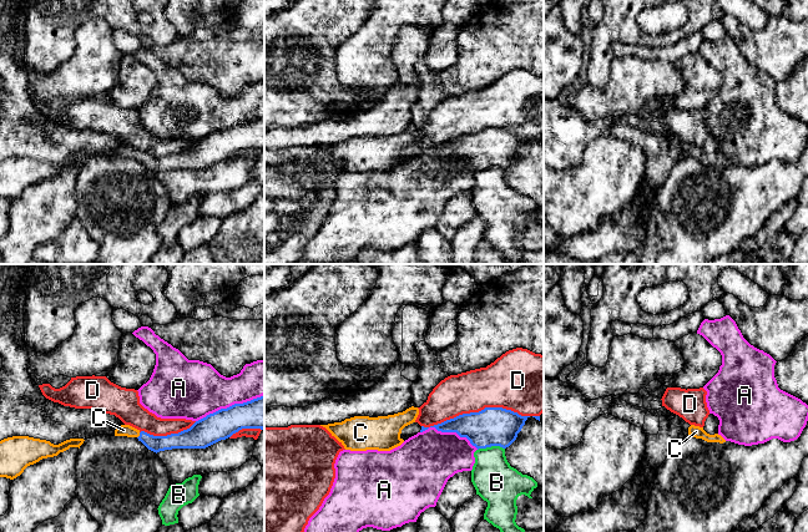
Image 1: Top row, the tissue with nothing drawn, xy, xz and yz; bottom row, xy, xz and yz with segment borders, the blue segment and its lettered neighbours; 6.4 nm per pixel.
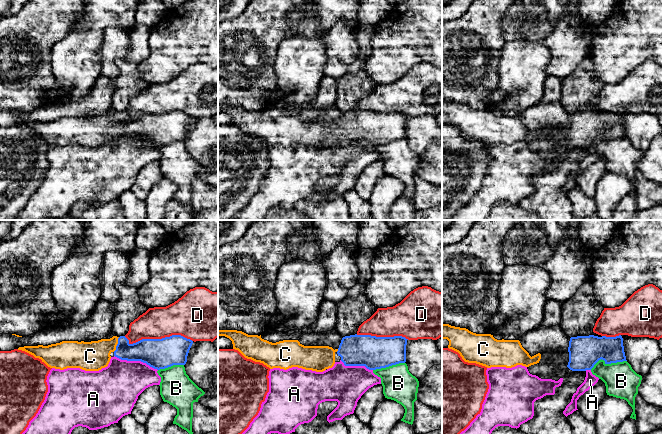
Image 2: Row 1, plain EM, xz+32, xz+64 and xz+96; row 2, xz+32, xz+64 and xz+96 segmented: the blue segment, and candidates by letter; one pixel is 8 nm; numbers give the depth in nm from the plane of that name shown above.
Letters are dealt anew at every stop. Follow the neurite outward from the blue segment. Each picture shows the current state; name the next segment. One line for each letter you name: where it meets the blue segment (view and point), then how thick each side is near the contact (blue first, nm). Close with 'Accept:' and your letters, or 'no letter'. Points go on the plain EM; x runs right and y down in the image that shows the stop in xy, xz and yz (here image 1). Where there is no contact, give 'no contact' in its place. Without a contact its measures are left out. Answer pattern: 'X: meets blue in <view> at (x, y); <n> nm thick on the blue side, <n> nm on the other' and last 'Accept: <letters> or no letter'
C: meets blue in xy at (140, 156); 110 nm thick on the blue side, 80 nm on the other
Accept: C

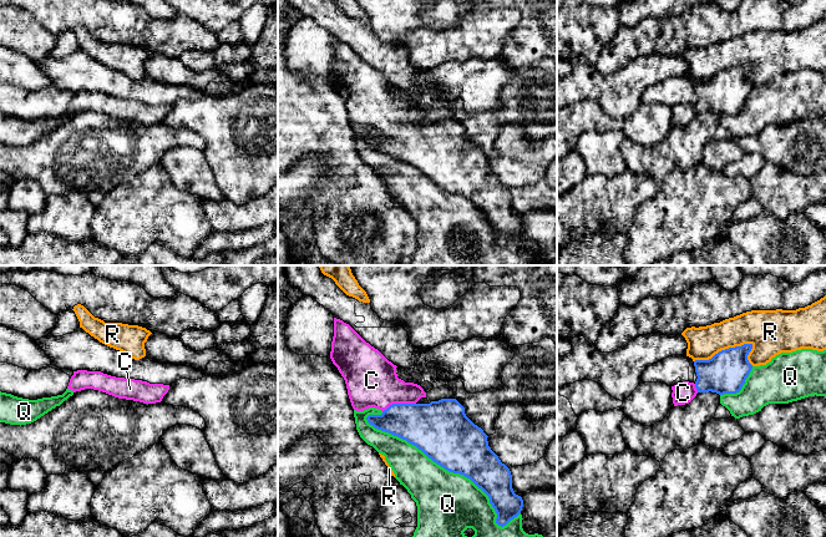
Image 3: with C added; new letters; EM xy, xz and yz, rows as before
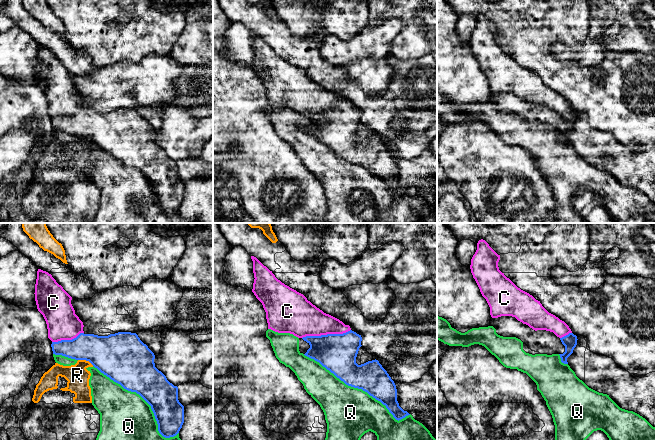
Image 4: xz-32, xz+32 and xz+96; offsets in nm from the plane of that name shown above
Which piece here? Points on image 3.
C: meets blue in xz at (399, 125); 300 nm thick on the blue side, 340 nm on the other
Accept: C

